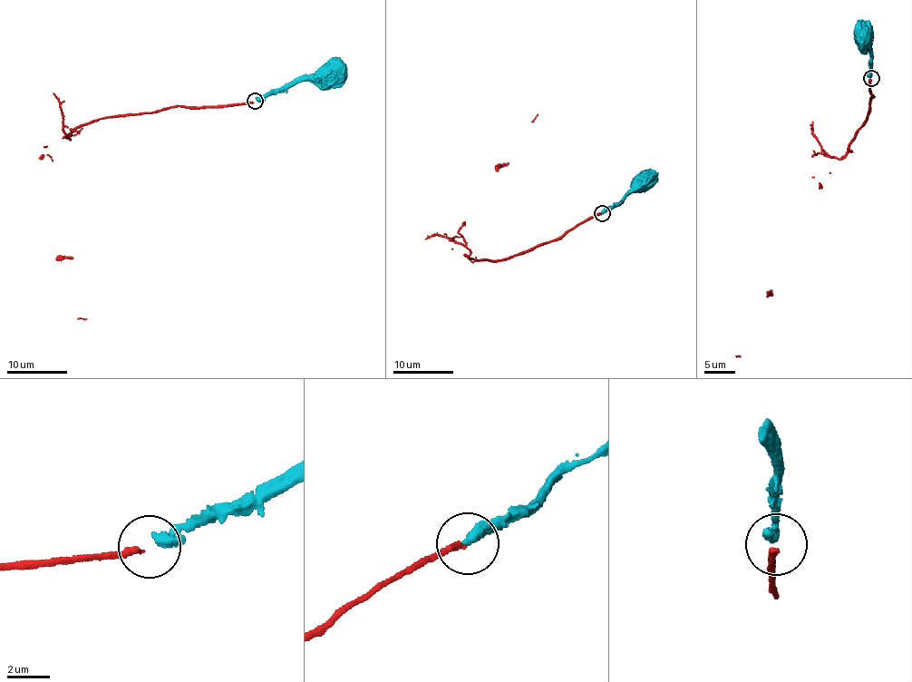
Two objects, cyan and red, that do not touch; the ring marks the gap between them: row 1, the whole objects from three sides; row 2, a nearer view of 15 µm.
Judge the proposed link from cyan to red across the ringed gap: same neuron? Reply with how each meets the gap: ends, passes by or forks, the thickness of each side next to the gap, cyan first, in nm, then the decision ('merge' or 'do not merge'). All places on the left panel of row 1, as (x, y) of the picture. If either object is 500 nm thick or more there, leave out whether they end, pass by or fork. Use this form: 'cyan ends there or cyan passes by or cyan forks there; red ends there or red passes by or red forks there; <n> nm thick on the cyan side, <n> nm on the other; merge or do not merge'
cyan ends there; red ends there; 480 nm thick on the cyan side, 280 nm on the other; merge

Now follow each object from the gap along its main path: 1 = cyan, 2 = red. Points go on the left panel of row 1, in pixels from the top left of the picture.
1: (257, 100), (281, 92), (294, 82), (330, 74)
2: (253, 102), (103, 117), (81, 124), (70, 138), (64, 134), (51, 157), (57, 256), (77, 318), (87, 319)

